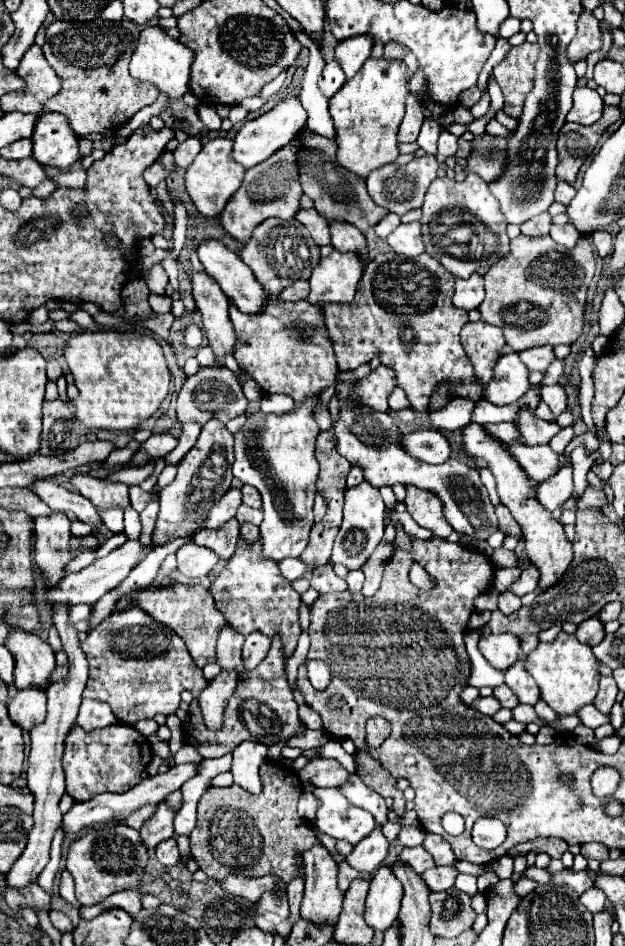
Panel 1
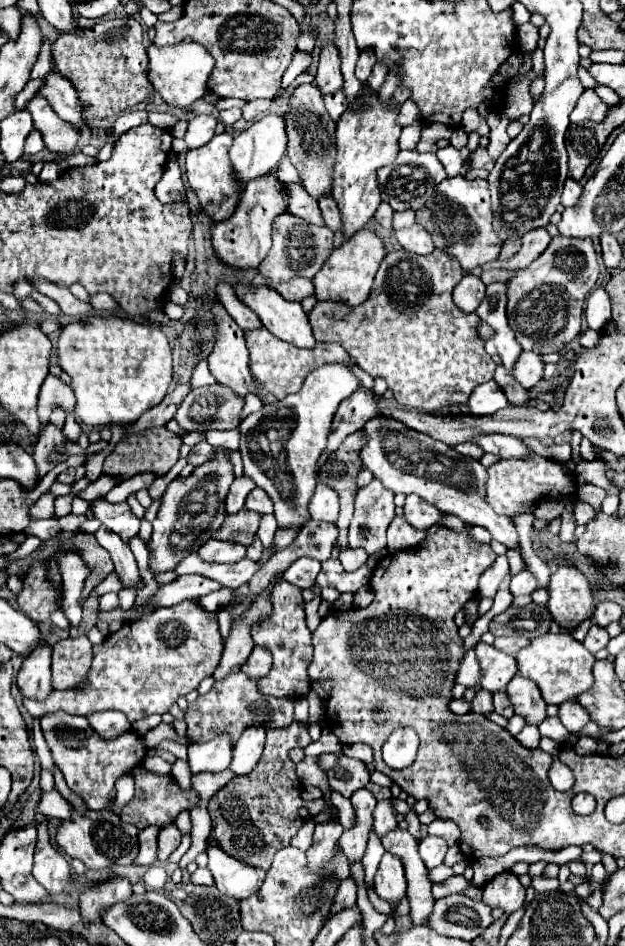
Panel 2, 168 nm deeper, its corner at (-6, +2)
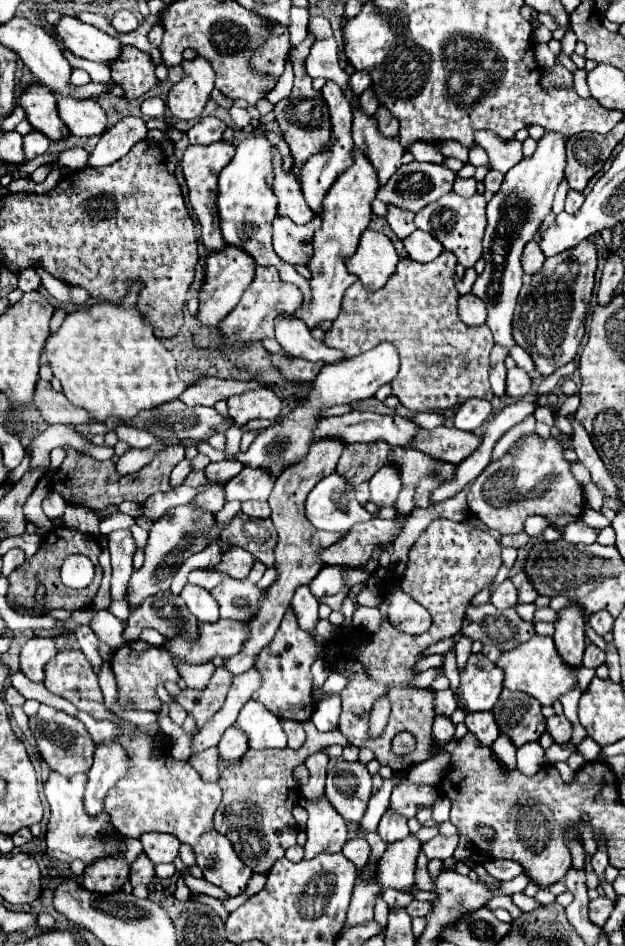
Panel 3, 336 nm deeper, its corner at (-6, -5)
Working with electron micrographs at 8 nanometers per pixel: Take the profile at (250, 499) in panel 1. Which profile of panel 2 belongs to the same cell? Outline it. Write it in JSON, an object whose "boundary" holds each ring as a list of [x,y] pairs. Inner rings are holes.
{"boundary":[[[255,488],[249,496],[247,496],[247,504],[245,504],[247,510],[253,510],[253,512],[259,512],[259,514],[271,514],[271,498],[267,498],[267,494],[263,494],[263,490]]]}

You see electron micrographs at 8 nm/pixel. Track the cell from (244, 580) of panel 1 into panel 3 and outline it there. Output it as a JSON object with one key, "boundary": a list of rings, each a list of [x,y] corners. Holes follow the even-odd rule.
{"boundary":[[[291,611],[283,617],[273,641],[257,655],[255,669],[261,673],[261,687],[253,693],[253,699],[267,705],[271,713],[275,713],[279,719],[293,719],[293,721],[307,721],[313,715],[315,701],[311,695],[311,665],[317,659],[315,641],[309,633],[303,633],[299,625],[295,625],[295,617],[291,617]]]}

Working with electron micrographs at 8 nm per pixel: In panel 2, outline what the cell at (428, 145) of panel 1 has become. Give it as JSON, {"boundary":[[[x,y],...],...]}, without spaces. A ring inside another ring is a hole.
{"boundary":[[[445,146],[445,148],[439,148],[437,150],[437,158],[441,160],[441,164],[445,166],[447,174],[449,176],[457,176],[459,170],[461,170],[461,164],[465,162],[459,154],[459,150],[455,150],[453,146]]]}

